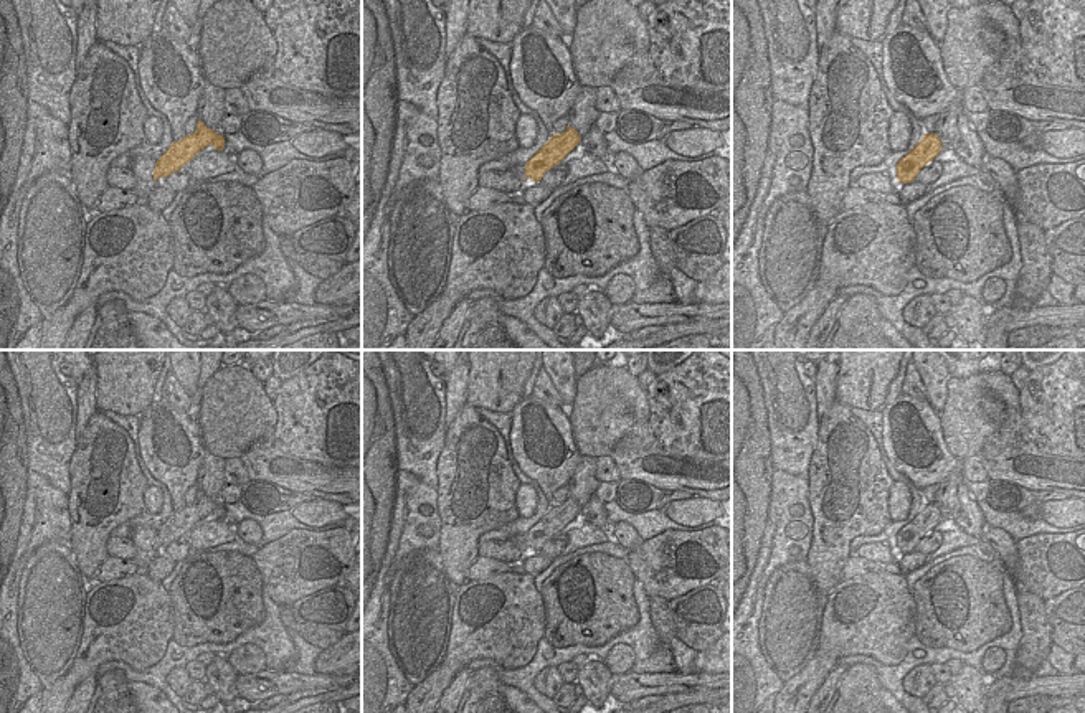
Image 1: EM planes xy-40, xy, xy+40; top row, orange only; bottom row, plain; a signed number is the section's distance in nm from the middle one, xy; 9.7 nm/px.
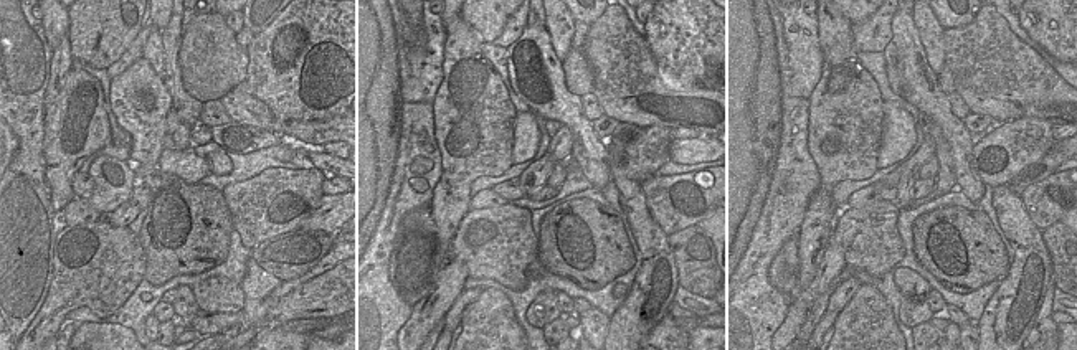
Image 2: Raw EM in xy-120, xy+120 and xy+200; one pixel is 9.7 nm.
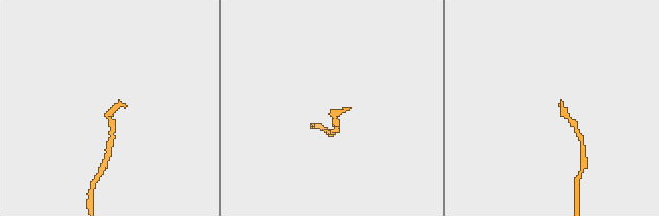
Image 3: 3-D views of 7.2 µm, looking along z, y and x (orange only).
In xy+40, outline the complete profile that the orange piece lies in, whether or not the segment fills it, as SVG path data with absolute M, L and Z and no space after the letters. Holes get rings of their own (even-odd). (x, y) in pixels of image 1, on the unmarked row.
M925 503L923 508L895 535L897 550L910 553L918 541L940 523L941 510L936 503Z

